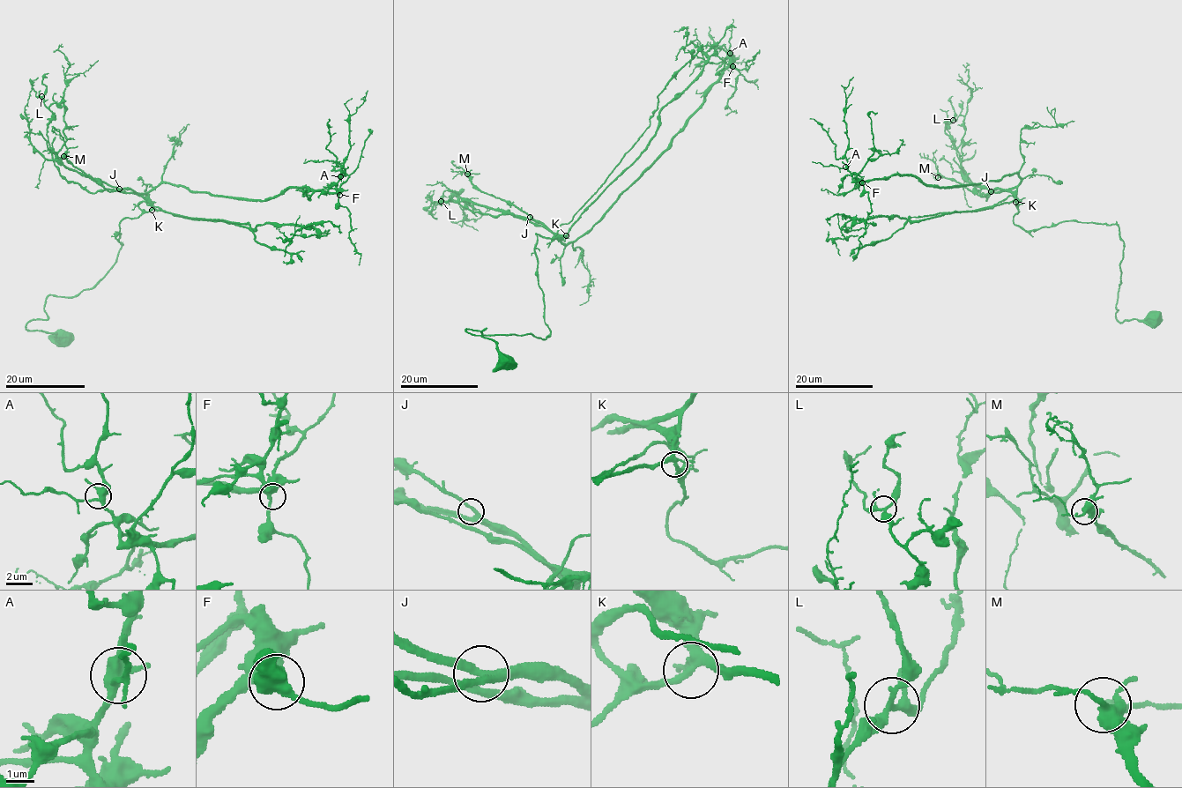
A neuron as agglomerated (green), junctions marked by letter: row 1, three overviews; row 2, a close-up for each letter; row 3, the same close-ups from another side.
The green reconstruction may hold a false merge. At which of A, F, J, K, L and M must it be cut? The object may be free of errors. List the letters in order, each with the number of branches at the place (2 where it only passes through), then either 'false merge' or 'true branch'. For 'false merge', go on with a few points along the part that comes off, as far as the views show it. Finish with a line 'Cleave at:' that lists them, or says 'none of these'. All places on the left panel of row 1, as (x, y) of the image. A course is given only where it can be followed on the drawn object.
A: branches 5; true branch
F: branches 3; true branch
J: branches 3; true branch
K: branches 5; true branch
L: branches 4; true branch
M: branches 4; true branch
Cleave at: none of these

